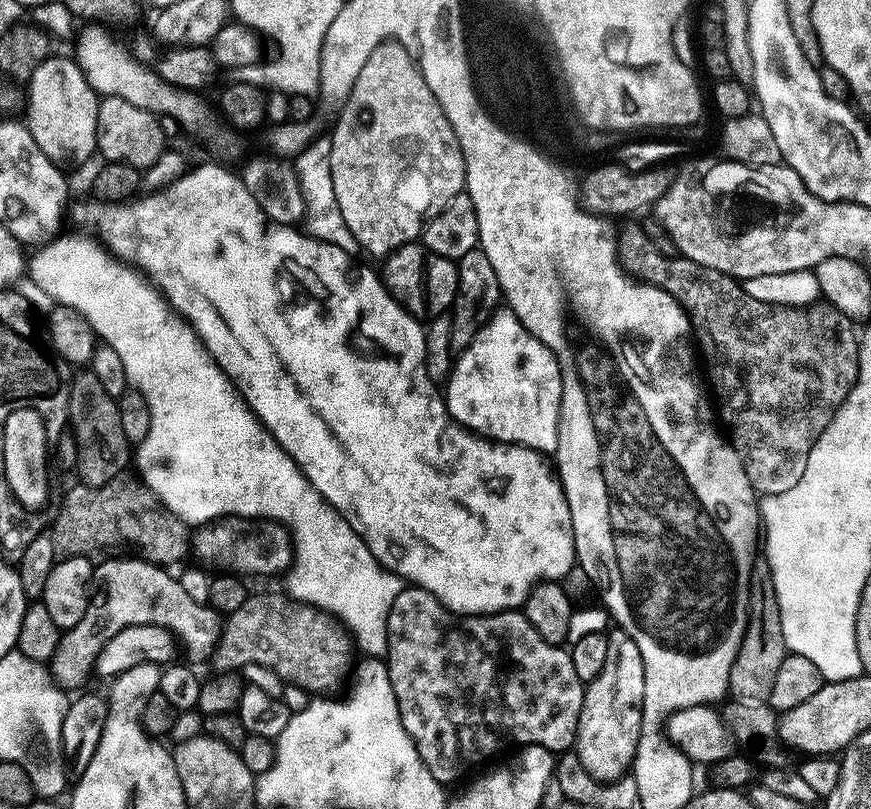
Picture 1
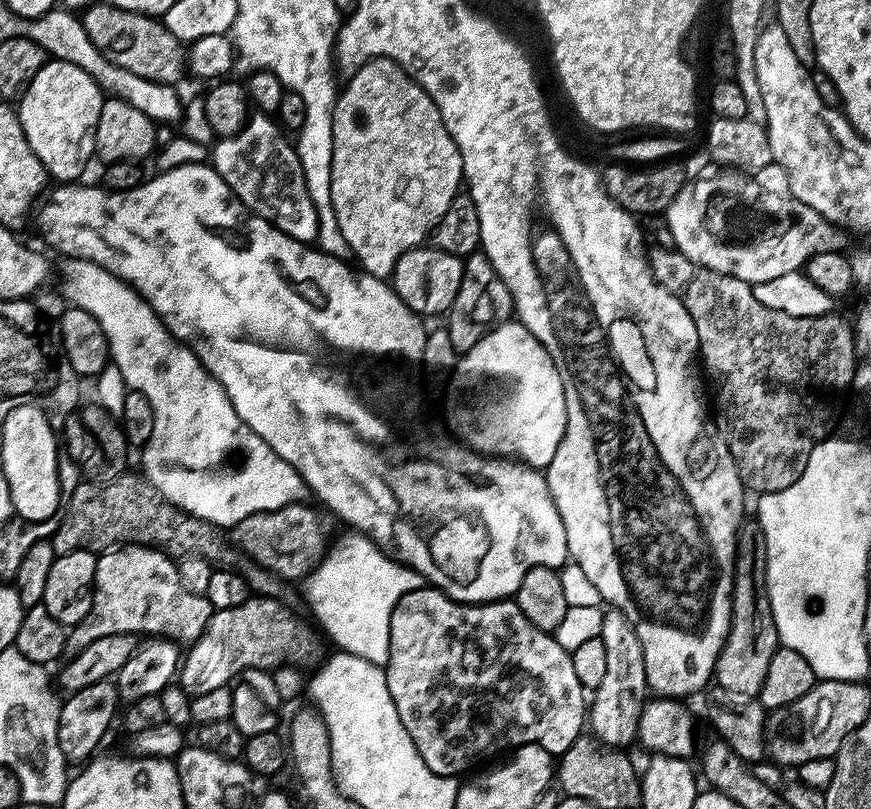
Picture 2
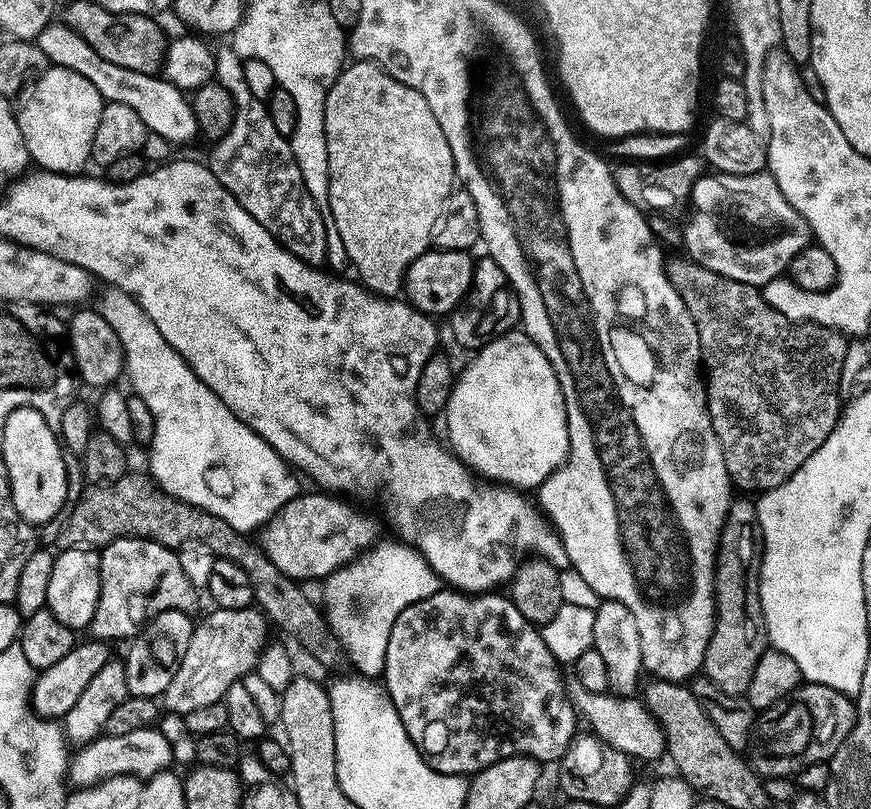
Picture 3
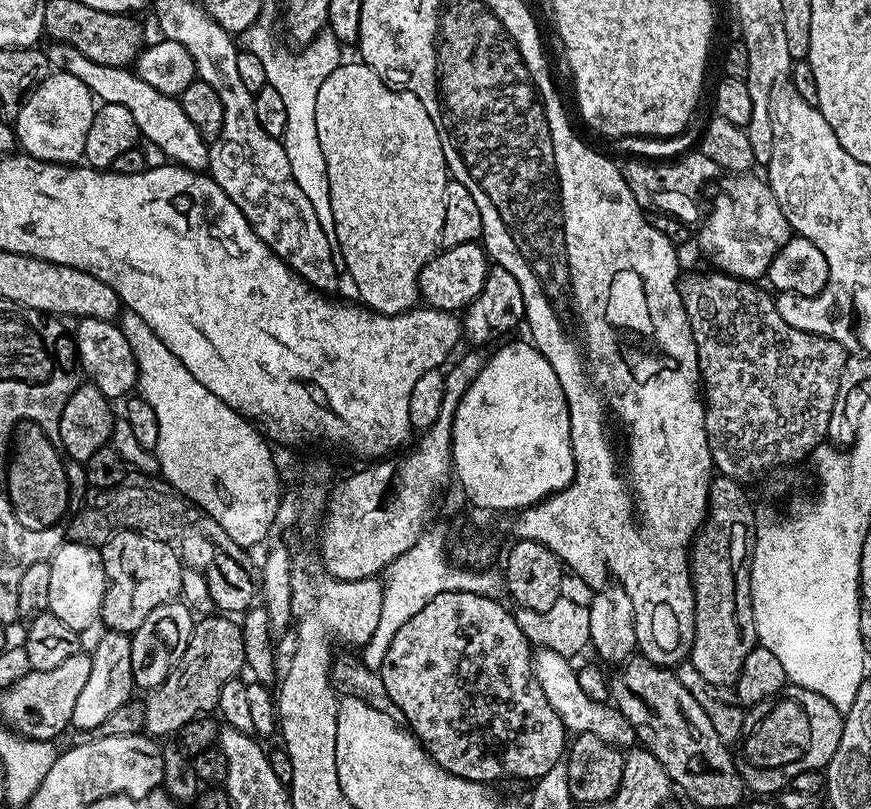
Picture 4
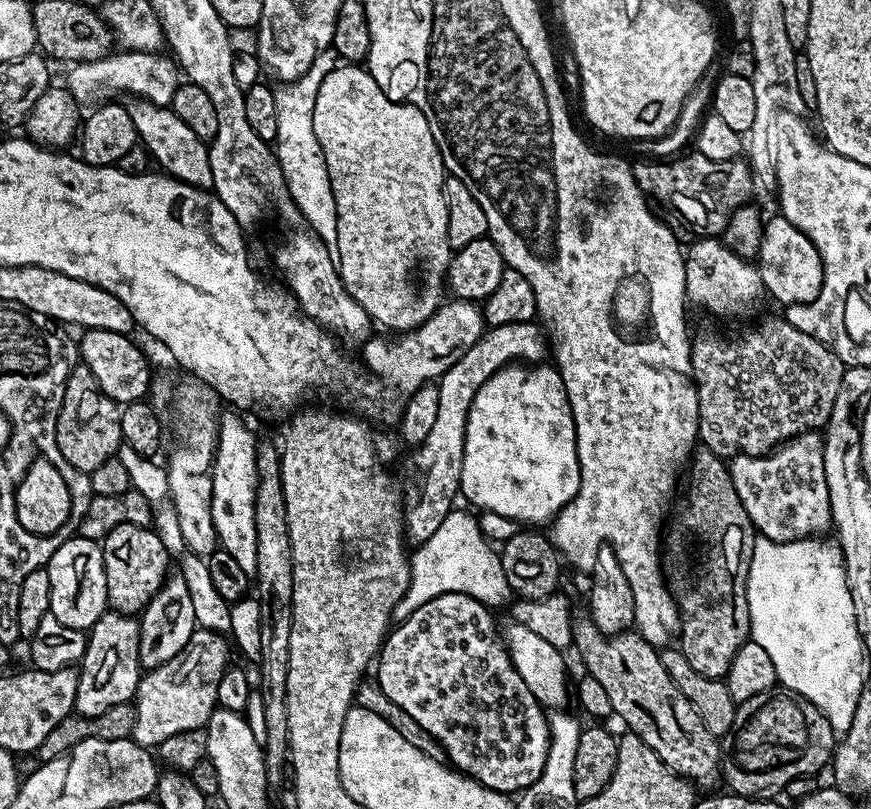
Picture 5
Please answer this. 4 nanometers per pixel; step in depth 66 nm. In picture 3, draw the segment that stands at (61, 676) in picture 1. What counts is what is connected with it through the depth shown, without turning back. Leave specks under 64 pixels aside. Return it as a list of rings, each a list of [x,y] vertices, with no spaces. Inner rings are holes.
[[[127,536],[104,545],[99,553],[100,597],[90,625],[91,635],[95,639],[105,642],[127,641],[149,620],[166,610],[177,608],[180,612],[193,611],[198,592],[183,574],[173,549],[153,540]]]

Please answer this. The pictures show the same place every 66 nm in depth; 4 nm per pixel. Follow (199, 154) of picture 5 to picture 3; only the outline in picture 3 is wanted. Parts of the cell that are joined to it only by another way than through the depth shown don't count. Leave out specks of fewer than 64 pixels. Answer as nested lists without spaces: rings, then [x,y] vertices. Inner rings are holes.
[[[63,22],[43,28],[34,42],[42,54],[46,54],[49,65],[66,67],[88,78],[104,102],[130,106],[130,110],[142,118],[153,137],[161,136],[168,144],[184,144],[187,140],[197,139],[198,129],[191,99],[162,75],[126,70],[126,66],[114,66],[114,62],[106,62],[106,58],[90,50],[85,40],[76,32],[70,31]]]

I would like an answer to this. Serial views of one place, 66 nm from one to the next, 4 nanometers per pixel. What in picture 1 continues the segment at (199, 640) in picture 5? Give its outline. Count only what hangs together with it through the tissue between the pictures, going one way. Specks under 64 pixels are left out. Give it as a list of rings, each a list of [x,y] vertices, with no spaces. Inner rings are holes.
[[[260,592],[257,596],[255,593],[249,595],[238,610],[228,614],[220,629],[220,638],[210,657],[210,664],[220,674],[235,673],[248,664],[266,666],[274,670],[281,680],[297,684],[309,694],[327,693],[324,691],[333,686],[348,662],[349,637],[330,616],[310,604],[284,596],[276,592]]]

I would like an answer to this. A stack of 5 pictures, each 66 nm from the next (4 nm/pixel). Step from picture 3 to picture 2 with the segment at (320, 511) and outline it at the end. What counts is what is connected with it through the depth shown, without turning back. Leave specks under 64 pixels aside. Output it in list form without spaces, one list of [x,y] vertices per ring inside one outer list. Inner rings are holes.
[[[304,502],[287,504],[273,512],[250,514],[250,518],[243,522],[244,526],[252,526],[252,534],[256,536],[254,554],[249,554],[249,557],[254,558],[258,566],[270,570],[285,582],[303,581],[324,559],[324,553],[330,544],[328,532],[324,529],[319,514],[306,505]]]

